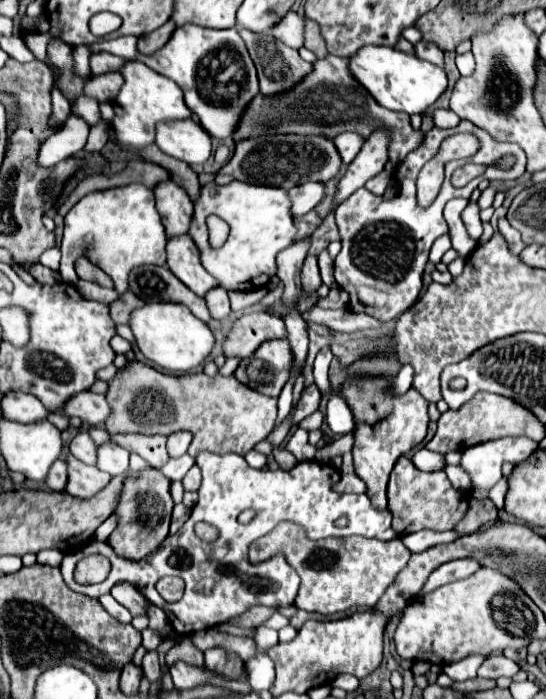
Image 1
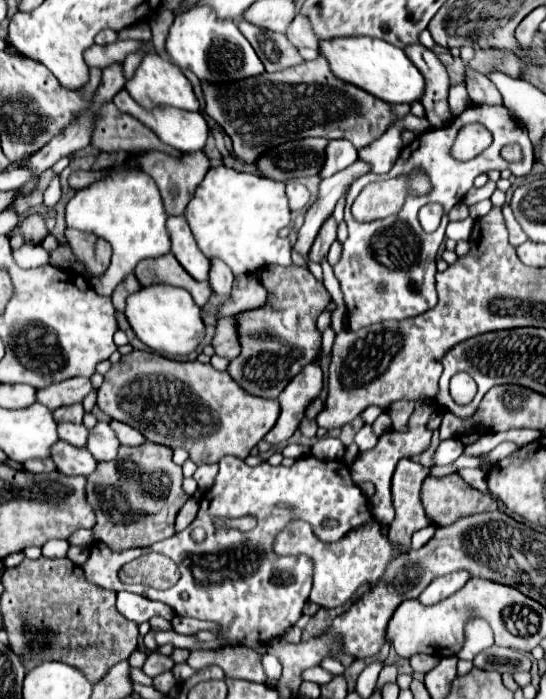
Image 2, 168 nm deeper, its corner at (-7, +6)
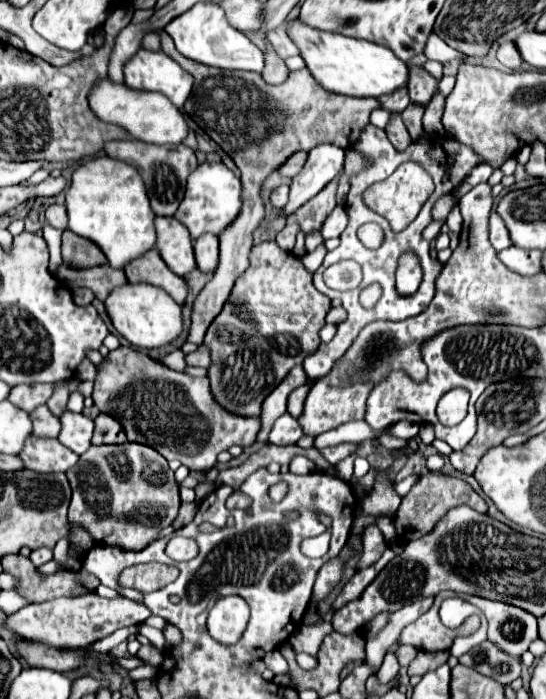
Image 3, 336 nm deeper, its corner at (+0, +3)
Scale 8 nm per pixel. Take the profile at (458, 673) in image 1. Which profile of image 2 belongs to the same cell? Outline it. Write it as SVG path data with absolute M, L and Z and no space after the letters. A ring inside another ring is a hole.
M479 616L469 618L465 624L465 644L457 656L463 660L473 660L481 650L485 650L489 646L493 646L491 626Z

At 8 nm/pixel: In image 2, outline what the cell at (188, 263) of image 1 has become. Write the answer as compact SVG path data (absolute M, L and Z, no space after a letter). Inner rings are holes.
M169 216L167 230L169 230L169 238L171 238L171 254L179 260L179 264L195 280L199 280L199 282L207 280L209 258L205 258L203 252L199 250L185 216Z

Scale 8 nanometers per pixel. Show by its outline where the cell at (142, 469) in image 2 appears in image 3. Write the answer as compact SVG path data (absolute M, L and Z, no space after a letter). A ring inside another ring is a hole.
M96 445L66 473L72 485L68 519L84 527L96 543L116 545L124 551L140 551L168 527L180 507L180 491L168 461L148 445Z

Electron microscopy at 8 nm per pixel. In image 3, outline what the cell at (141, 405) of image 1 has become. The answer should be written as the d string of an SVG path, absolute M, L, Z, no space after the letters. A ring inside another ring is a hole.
M118 347L98 367L92 399L94 405L100 409L100 413L112 415L116 421L120 421L120 425L128 435L128 441L154 447L162 457L166 457L168 461L178 459L190 471L210 471L216 465L218 453L228 451L232 445L240 447L254 445L256 435L260 431L260 417L242 417L220 407L220 403L212 399L210 383L206 377L192 377L184 371L174 371L132 347Z

